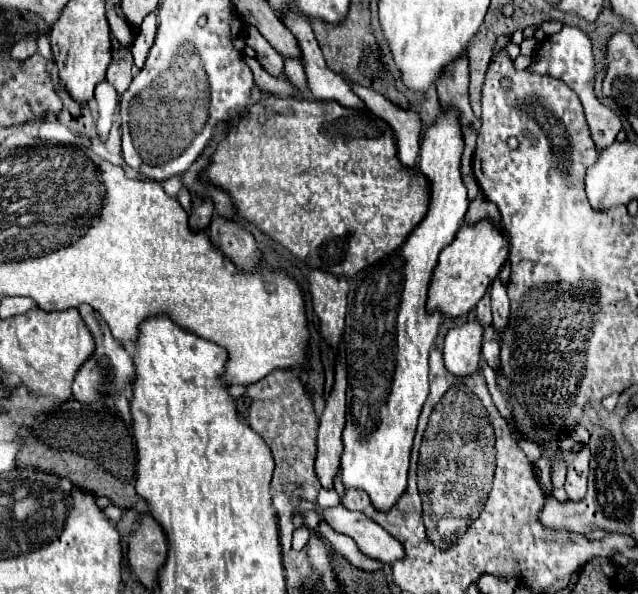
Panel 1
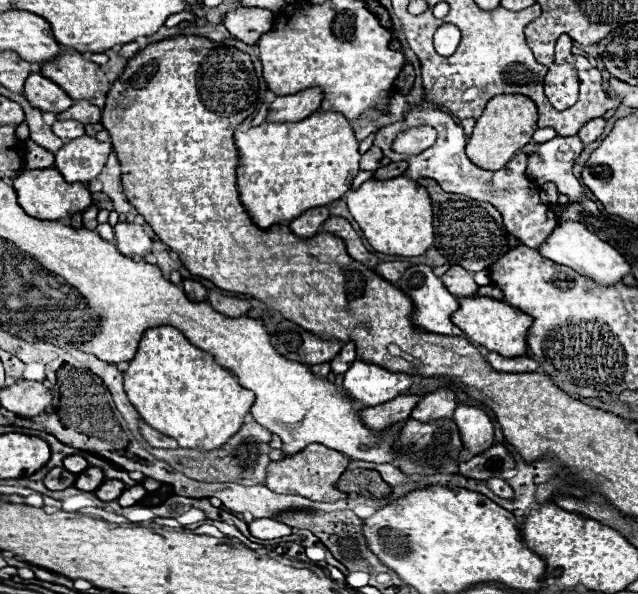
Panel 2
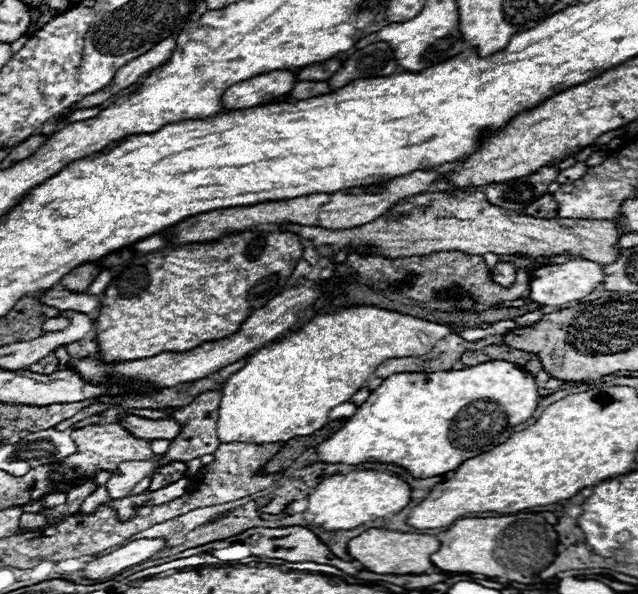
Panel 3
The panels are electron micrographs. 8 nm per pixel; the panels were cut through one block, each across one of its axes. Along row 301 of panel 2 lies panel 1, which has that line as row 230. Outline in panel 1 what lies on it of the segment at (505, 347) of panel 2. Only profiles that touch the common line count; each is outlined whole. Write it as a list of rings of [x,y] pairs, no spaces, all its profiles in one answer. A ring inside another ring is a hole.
[[[482,220],[474,226],[462,224],[452,244],[448,244],[440,254],[438,266],[432,274],[426,310],[440,312],[442,316],[450,318],[460,318],[462,314],[474,310],[474,306],[486,294],[488,284],[498,276],[506,258],[508,258],[508,240],[488,220]]]

